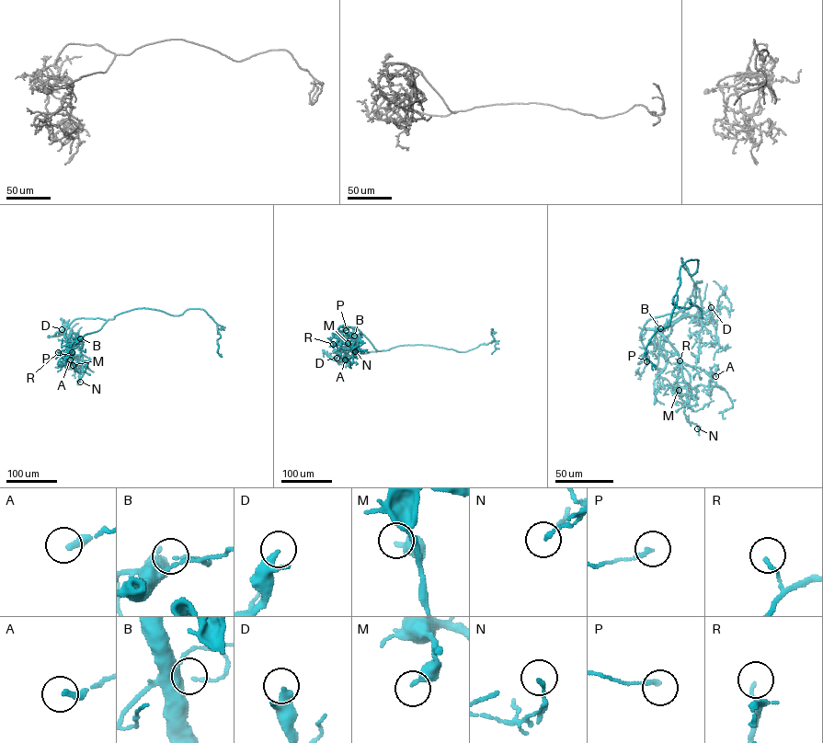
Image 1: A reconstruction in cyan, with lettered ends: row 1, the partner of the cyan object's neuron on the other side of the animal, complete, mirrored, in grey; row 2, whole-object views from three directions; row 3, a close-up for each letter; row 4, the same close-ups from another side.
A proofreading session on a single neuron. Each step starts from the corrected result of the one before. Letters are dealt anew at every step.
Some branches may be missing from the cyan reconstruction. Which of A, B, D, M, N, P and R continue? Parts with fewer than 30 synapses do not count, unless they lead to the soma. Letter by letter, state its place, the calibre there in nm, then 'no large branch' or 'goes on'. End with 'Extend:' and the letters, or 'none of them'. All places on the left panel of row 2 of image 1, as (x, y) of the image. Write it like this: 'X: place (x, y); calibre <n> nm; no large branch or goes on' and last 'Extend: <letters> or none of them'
A: place (70, 360); calibre 300 nm; no large branch
B: place (80, 338); calibre 120 nm; no large branch
D: place (62, 329); calibre 280 nm; no large branch
M: place (73, 365); calibre 320 nm; no large branch
N: place (80, 382); calibre 170 nm; no large branch
P: place (72, 352); calibre 190 nm; no large branch
R: place (58, 352); calibre 120 nm; no large branch
Extend: none of them

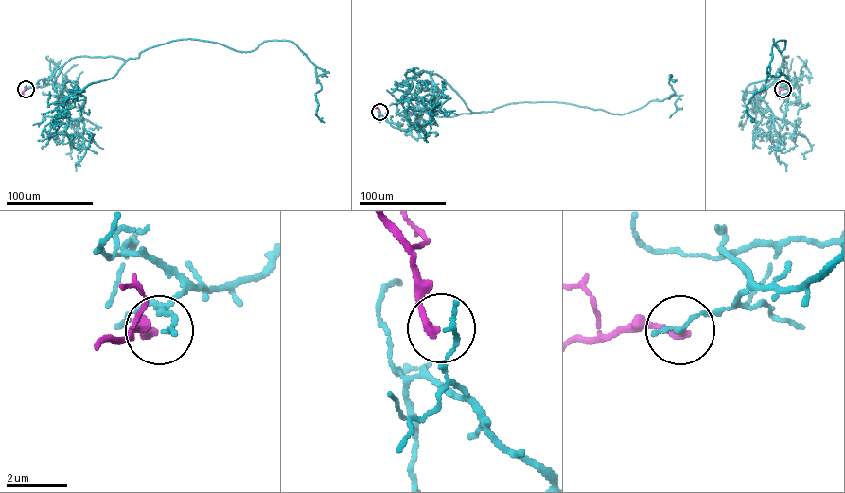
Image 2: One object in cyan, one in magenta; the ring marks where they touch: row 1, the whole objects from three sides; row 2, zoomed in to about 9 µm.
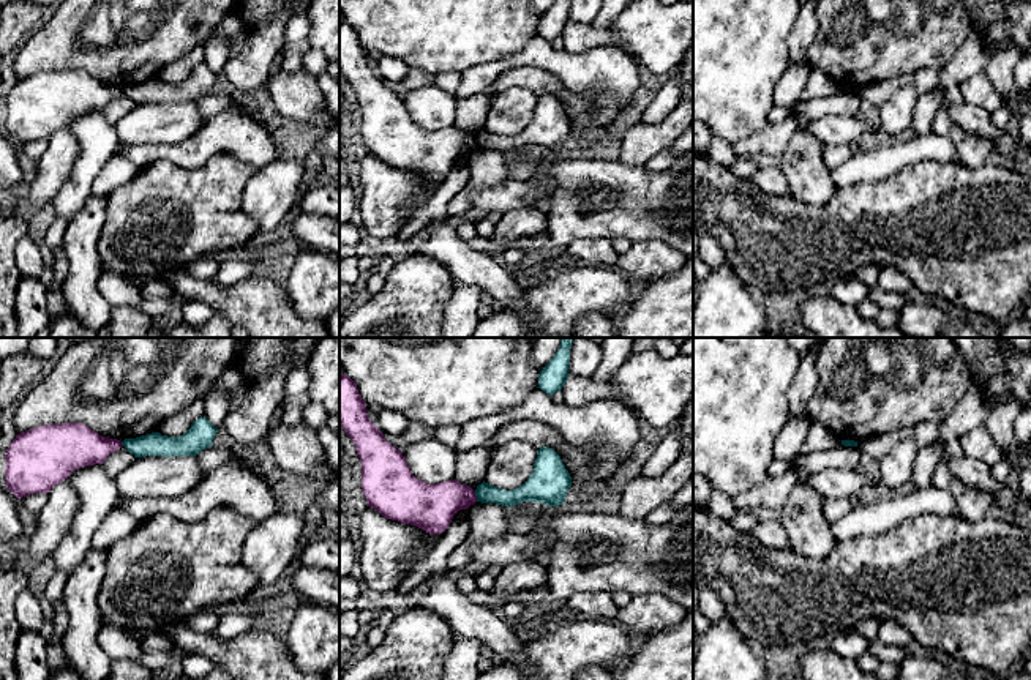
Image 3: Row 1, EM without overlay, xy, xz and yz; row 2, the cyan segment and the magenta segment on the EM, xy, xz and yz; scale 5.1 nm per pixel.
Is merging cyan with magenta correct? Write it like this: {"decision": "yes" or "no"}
{"decision": "no"}

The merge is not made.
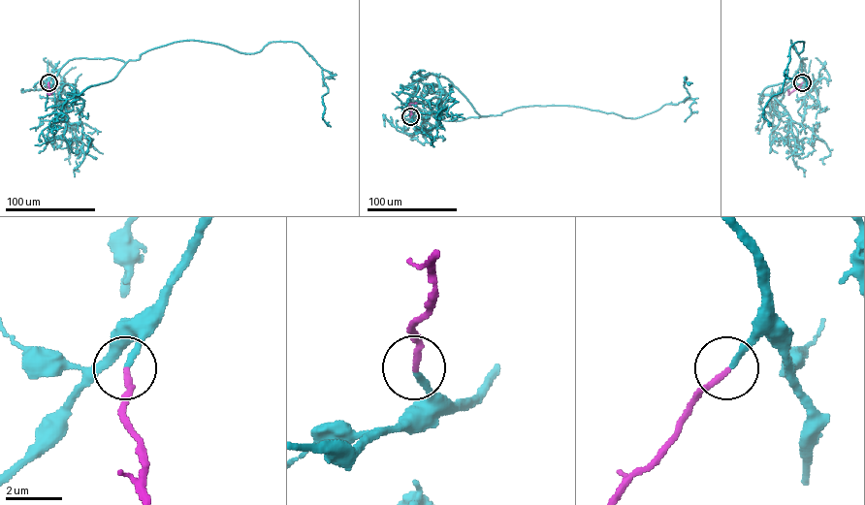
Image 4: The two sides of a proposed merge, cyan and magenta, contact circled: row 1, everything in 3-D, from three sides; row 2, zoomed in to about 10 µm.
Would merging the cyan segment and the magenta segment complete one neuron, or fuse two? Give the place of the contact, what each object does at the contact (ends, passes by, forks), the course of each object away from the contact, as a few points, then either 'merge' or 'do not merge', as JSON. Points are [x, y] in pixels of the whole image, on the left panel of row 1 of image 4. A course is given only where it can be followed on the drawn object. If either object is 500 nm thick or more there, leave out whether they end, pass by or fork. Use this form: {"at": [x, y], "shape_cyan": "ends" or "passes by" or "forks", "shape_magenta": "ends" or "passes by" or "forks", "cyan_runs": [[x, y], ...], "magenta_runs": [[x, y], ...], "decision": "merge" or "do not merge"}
{"at": [48, 82], "shape_cyan": "ends", "shape_magenta": "ends", "cyan_runs": [[48, 82], [74, 58], [126, 63], [185, 40], [244, 53], [292, 42], [322, 69], [322, 119], [331, 126]], "magenta_runs": [[48, 82], [48, 94], [54, 89]], "decision": "merge"}

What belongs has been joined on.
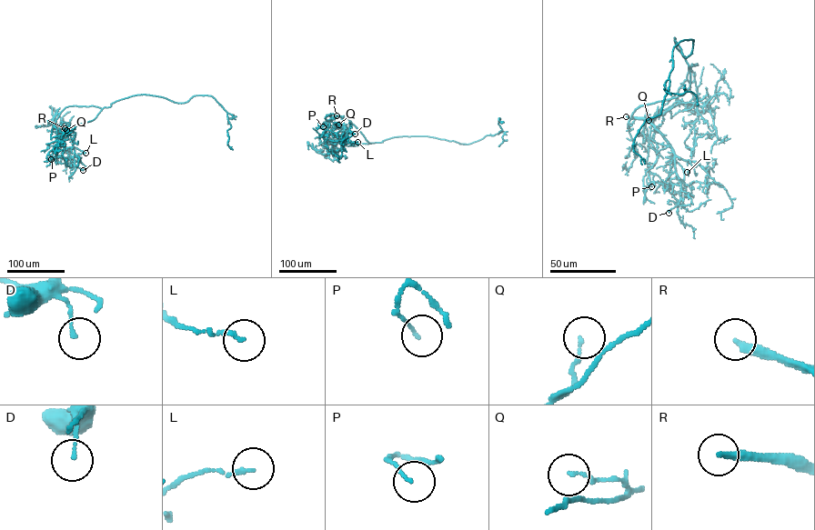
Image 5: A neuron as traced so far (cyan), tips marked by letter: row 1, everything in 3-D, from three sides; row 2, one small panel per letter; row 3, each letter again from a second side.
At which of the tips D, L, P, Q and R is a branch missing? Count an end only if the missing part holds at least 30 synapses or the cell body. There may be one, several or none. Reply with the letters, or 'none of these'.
R

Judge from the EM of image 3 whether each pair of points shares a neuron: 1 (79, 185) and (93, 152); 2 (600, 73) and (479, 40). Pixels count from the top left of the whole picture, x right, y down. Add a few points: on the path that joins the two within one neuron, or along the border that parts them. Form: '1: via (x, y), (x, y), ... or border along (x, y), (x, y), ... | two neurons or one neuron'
1: via (81, 177), (90, 160) | one neuron
2: border along (536, 33), (520, 49), (483, 63) | two neurons

